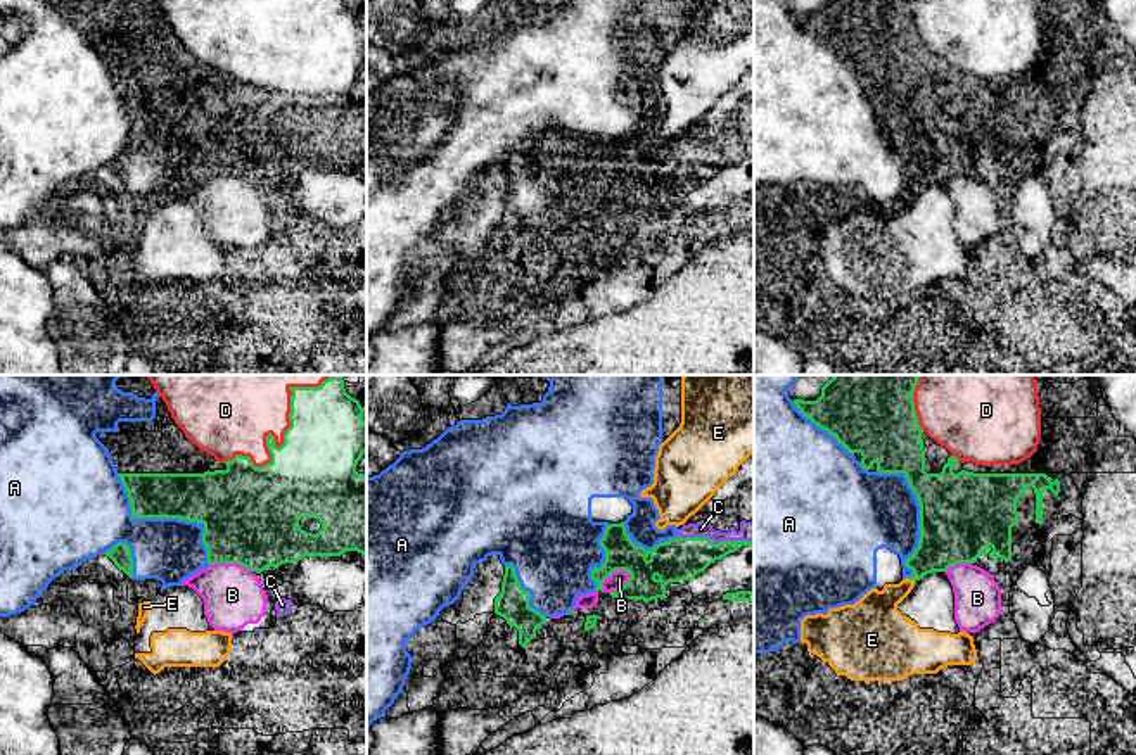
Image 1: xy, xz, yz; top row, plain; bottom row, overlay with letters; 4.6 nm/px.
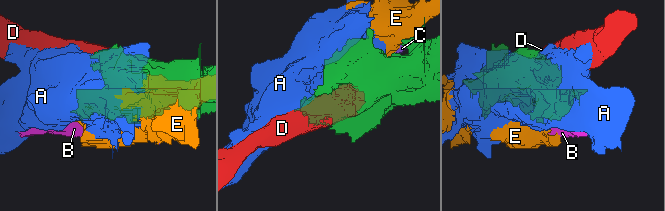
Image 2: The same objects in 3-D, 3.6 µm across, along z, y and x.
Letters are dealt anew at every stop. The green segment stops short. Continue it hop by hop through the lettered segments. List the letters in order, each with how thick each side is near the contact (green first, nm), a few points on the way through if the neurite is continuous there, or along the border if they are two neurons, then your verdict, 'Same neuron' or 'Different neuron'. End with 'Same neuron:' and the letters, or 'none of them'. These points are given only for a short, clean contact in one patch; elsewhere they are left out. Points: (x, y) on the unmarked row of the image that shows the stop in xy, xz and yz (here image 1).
A: Thickness 260 nm (green) against 300 nm. Different neuron
B: Thickness 160 nm (green) against 80 nm. Different neuron
C: Thickness 200 nm (green) against 100 nm. Different neuron
D: Thickness 360 nm (green) against 320 nm. Same neuron
E: Thickness 260 nm (green) against 220 nm. Different neuron
Same neuron: D

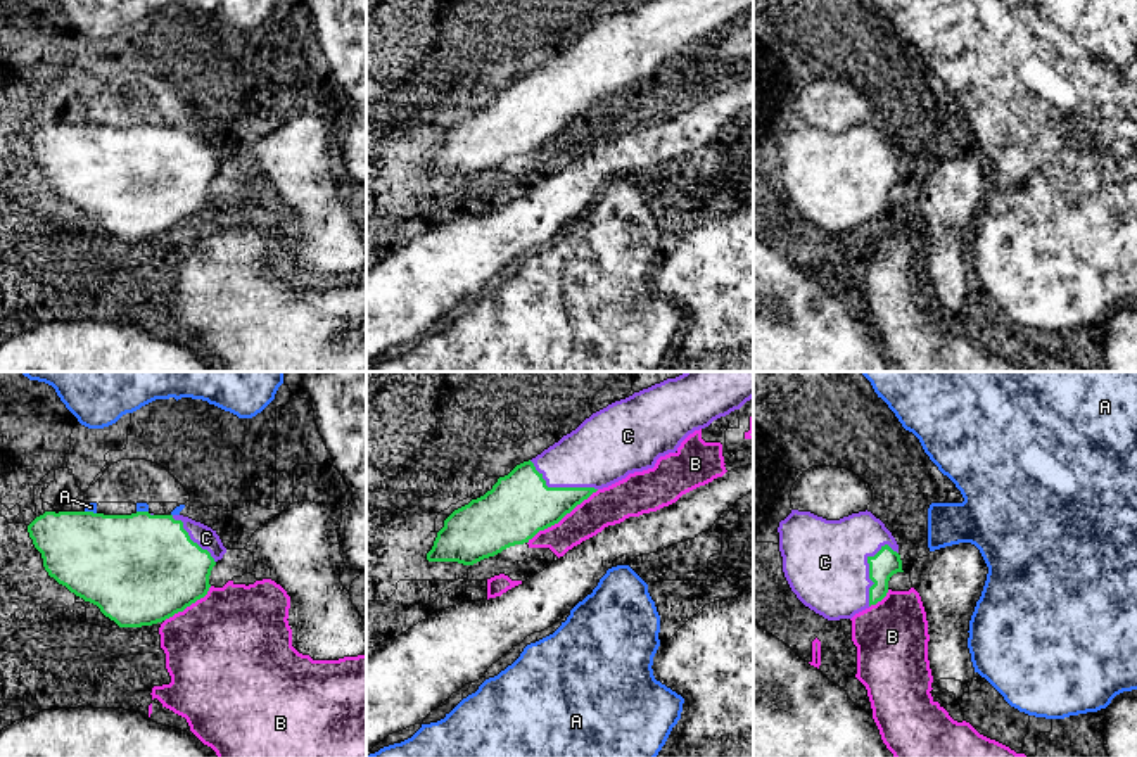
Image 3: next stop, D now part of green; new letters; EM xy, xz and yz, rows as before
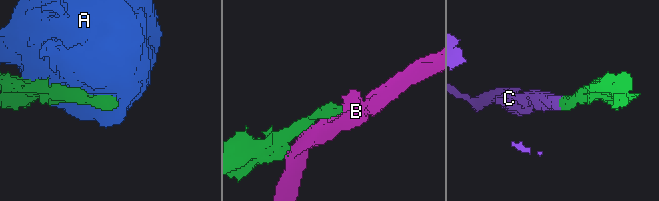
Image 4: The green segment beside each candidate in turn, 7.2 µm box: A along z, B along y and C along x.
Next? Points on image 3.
A: Thickness 440 nm (green) against 50 nm. Different neuron
B: Thickness 300 nm (green) against 180 nm. Different neuron
C: Thickness 130 nm (green) against 400 nm. Same neuron
Same neuron: C

